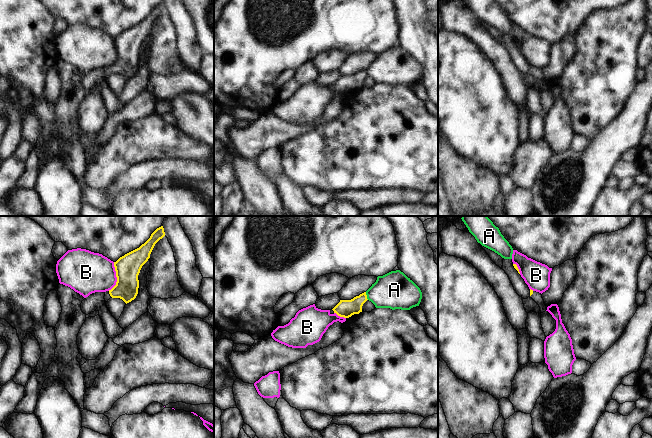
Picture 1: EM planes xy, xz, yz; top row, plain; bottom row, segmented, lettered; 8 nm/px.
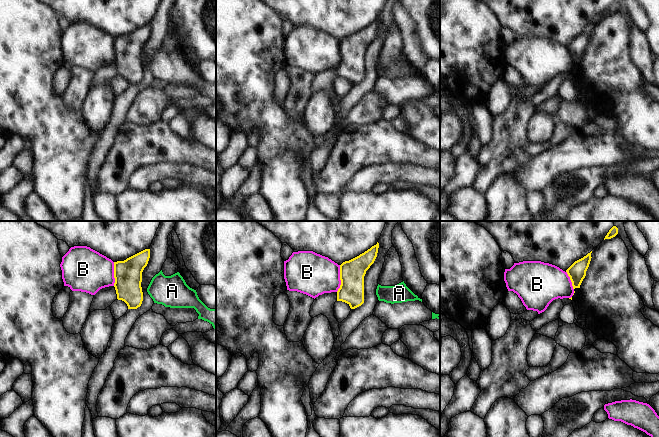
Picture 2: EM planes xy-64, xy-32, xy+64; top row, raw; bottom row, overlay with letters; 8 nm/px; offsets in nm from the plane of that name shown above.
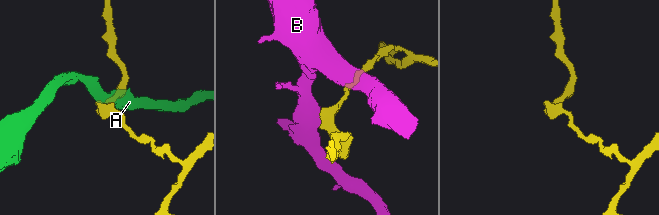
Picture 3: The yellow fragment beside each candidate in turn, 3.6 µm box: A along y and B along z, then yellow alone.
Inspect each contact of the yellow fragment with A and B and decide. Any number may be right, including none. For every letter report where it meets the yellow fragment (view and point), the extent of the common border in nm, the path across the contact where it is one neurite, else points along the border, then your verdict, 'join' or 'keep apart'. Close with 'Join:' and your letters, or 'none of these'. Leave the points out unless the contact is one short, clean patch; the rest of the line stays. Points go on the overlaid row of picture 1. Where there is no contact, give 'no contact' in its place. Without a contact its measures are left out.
A: meets yellow in xz at (366, 296); contact 70 nm long; border along xz (365, 292), (368, 299); keep apart
B: meets yellow in xy at (116, 276); contact 240 nm long; border along xy (114, 262), (116, 283), (108, 290); keep apart
Join: none of these

